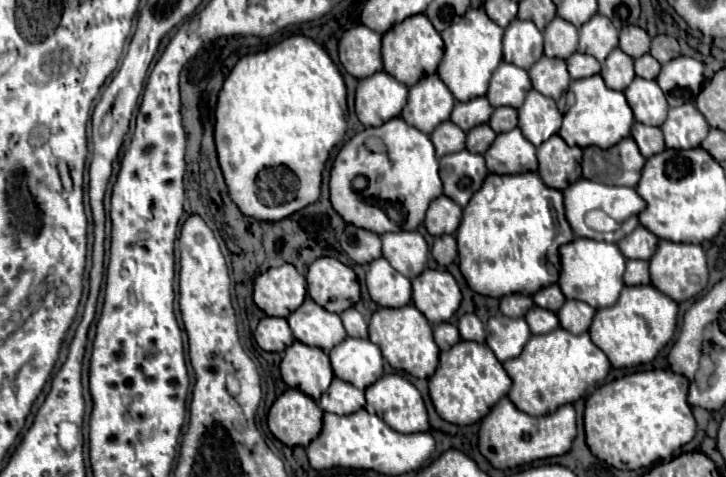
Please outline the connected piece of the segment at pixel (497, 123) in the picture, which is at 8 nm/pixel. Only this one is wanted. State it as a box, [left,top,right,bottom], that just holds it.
[488,108,518,134]

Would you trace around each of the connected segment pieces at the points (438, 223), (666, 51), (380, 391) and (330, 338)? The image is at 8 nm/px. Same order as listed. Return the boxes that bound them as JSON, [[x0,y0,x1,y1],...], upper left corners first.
[[424,196,462,236],[650,36,680,62],[365,374,430,434],[288,298,346,352]]

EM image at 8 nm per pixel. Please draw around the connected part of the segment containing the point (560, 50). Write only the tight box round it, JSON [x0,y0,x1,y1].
[544,16,578,58]

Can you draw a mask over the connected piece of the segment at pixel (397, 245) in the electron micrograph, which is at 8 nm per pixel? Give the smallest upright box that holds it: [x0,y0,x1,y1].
[382,232,428,278]

